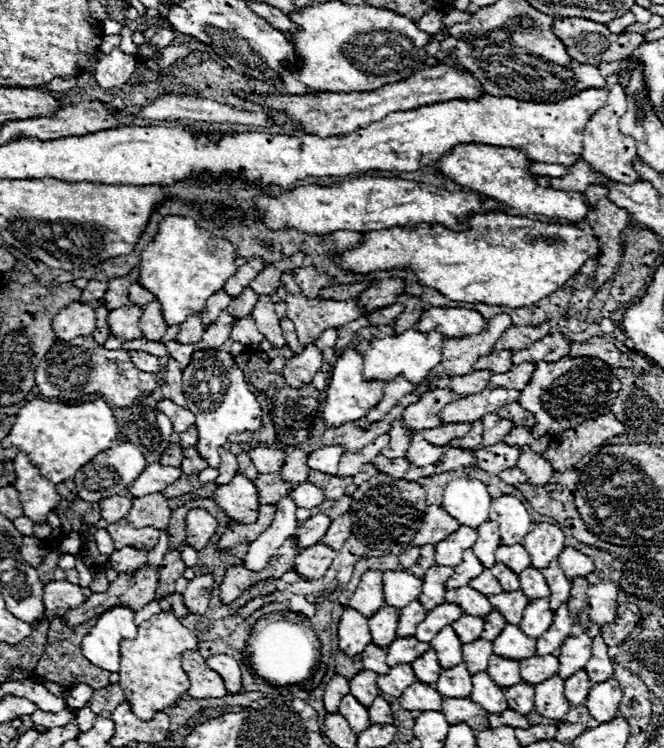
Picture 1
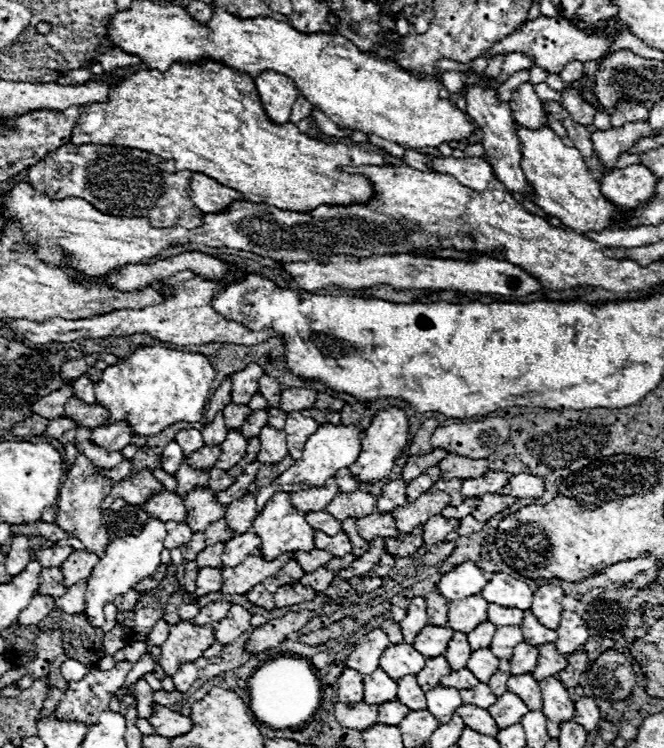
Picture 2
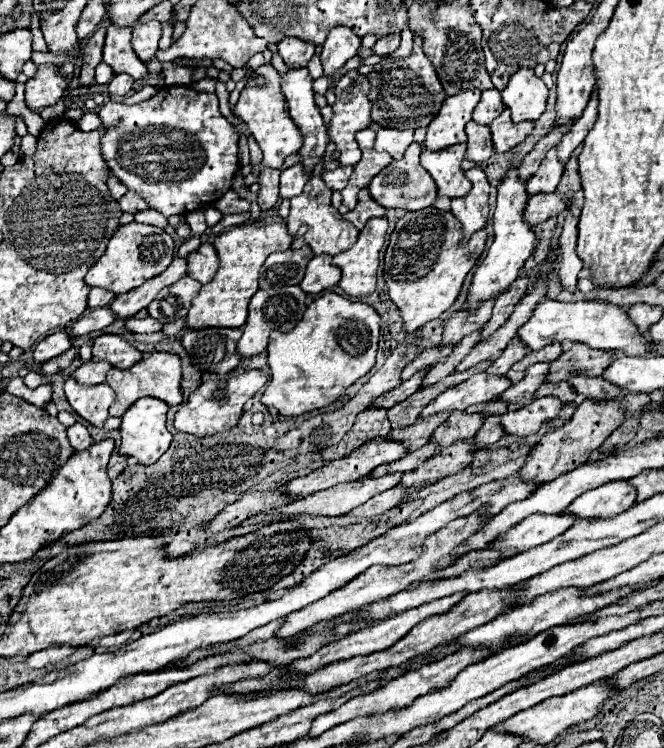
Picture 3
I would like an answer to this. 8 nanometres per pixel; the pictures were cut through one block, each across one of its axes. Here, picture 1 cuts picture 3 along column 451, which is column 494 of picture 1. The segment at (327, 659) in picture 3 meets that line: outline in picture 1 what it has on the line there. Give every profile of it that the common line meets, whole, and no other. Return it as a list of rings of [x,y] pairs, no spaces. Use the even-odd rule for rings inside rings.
[[[516,590],[516,592],[502,592],[500,596],[490,596],[492,608],[496,608],[508,624],[520,624],[520,616],[524,614],[524,608],[528,606],[528,598]]]

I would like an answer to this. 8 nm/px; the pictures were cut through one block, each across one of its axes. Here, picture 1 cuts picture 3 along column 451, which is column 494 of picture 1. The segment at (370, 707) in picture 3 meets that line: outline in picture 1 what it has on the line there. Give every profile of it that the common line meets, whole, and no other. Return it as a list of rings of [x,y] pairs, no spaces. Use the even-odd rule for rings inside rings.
[[[496,654],[490,656],[488,662],[488,676],[492,676],[492,680],[496,680],[496,684],[500,684],[500,688],[508,688],[512,684],[520,684],[520,664],[516,660],[506,660],[500,658]]]

